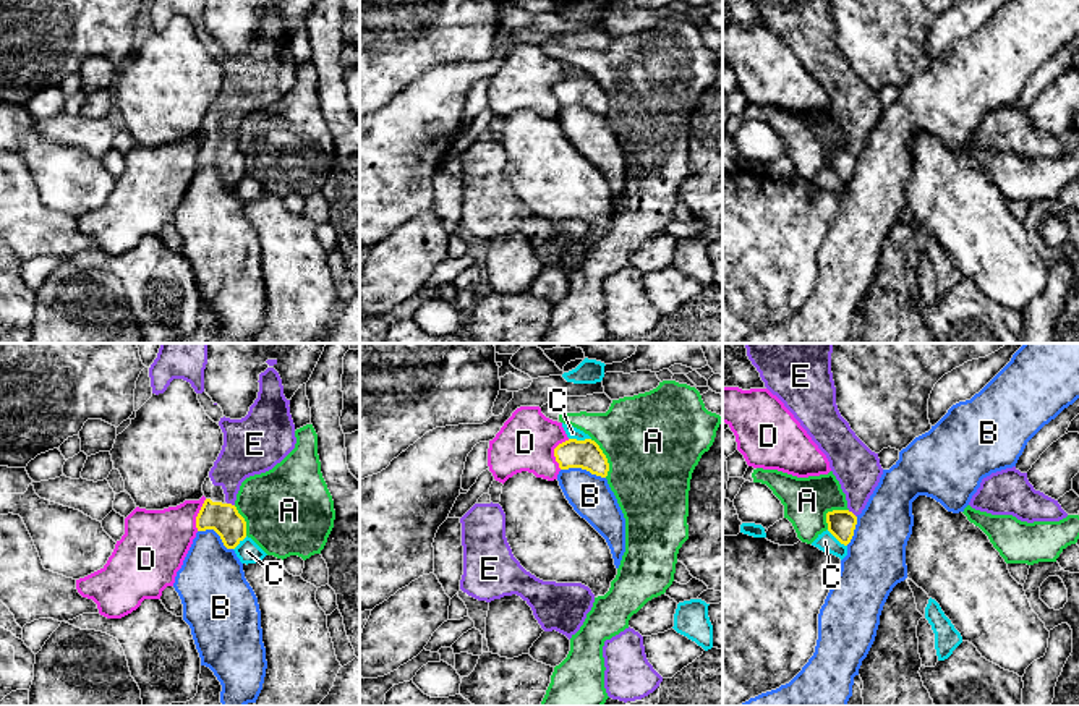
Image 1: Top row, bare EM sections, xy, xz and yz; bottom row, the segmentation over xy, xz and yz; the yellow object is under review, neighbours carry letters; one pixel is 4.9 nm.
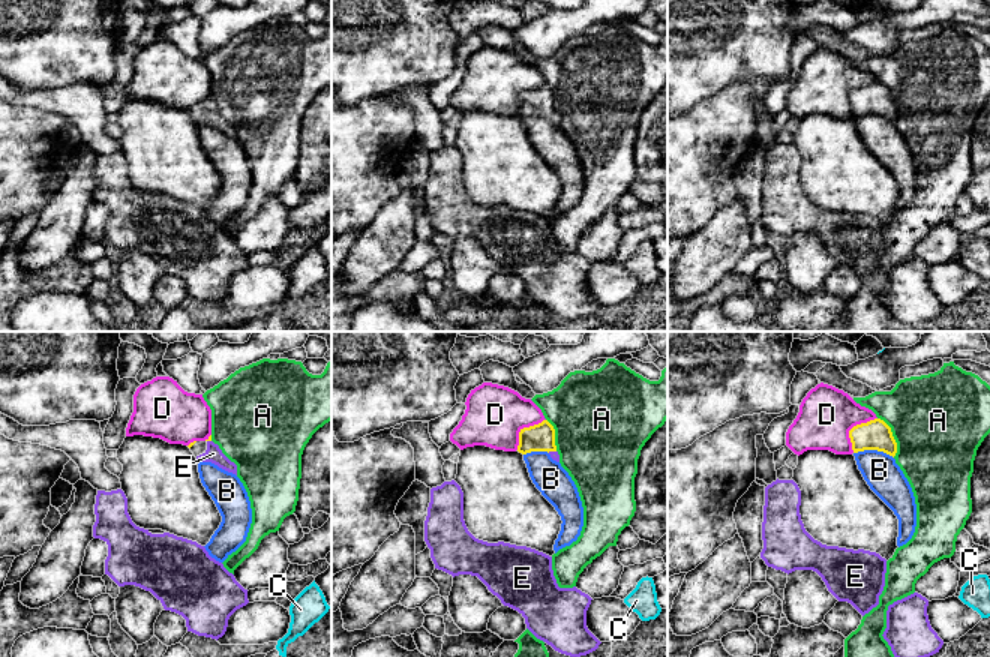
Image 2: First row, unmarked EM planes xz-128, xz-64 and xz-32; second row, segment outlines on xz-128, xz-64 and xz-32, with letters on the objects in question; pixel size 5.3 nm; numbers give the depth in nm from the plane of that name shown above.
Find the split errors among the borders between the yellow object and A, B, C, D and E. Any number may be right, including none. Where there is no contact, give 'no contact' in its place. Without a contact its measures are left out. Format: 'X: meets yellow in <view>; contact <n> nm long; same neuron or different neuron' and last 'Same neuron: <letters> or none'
A: meets yellow in xz; contact 200 nm long; different neuron
B: meets yellow in xz; contact 220 nm long; different neuron
C: meets yellow in xz; contact 110 nm long; different neuron
D: meets yellow in xz; contact 160 nm long; different neuron
E: meets yellow in yz; contact 60 nm long; same neuron
Same neuron: E

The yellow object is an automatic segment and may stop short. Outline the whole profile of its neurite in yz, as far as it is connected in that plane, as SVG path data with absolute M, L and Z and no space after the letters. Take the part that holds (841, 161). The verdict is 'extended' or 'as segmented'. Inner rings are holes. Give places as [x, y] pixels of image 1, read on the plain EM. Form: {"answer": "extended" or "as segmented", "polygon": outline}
{"answer": "extended", "polygon": "M831 0L752 2L765 24L784 40L826 92L847 138L846 147L826 151L828 168L847 183L883 105L878 91L855 73L838 47Z"}

